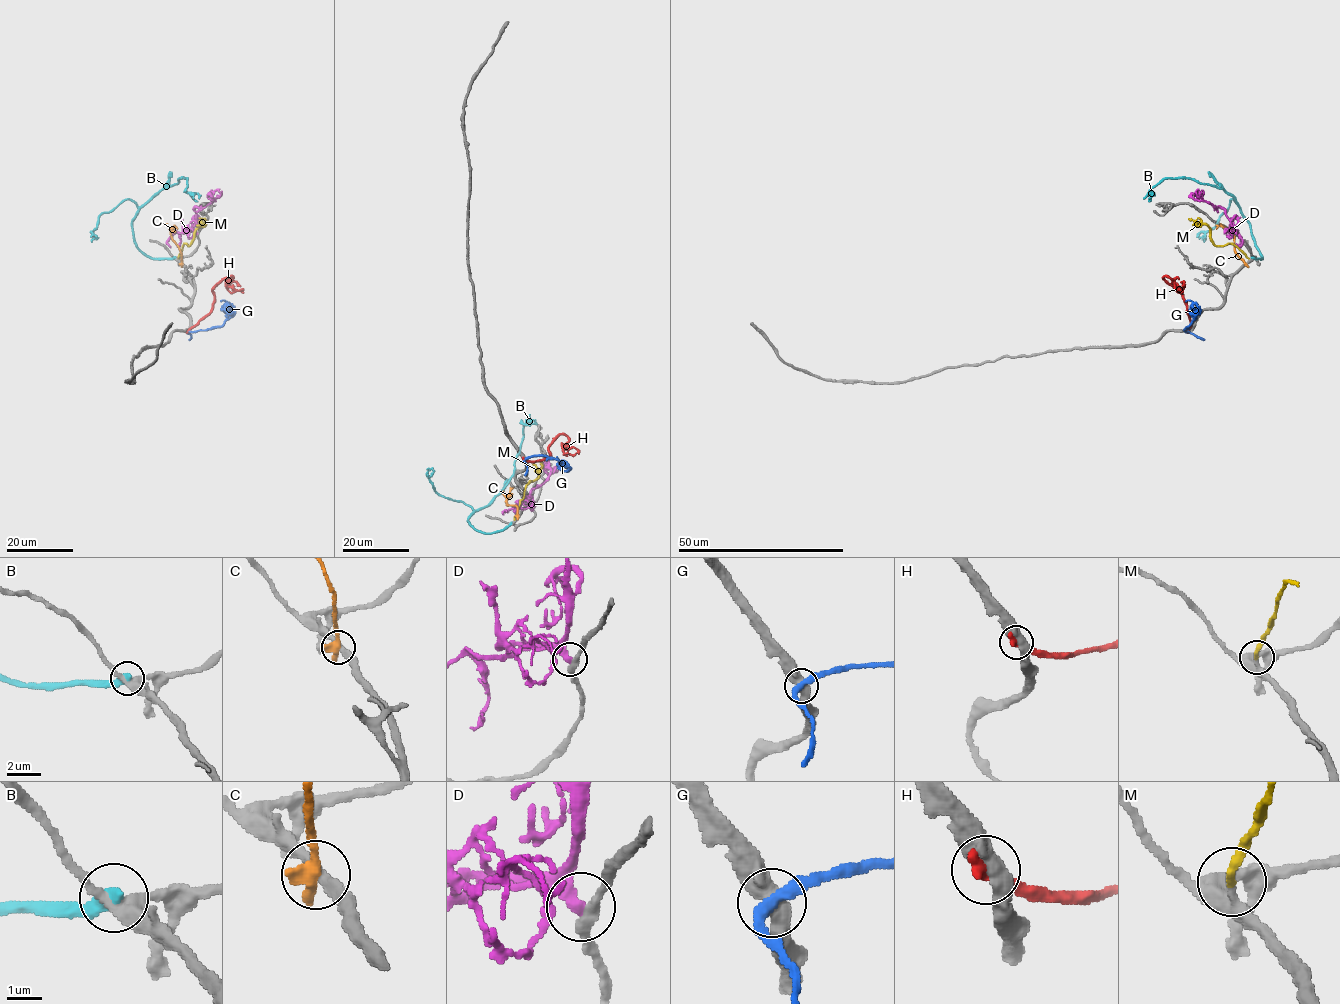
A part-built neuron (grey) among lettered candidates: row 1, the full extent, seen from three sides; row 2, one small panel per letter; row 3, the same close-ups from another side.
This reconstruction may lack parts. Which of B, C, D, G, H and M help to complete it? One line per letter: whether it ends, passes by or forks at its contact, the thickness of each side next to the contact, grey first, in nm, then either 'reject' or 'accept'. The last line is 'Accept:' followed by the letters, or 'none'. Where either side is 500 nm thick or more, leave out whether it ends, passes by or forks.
B: it ends | 280/460 nm | reject
C: it passes by | 320/360 nm | reject
D: it passes by | 300/260 nm | reject
G: it passes by | 480/280 nm | reject
H: 500/440 nm | reject
M: it ends | 200/240 nm | accept
Accept: M

